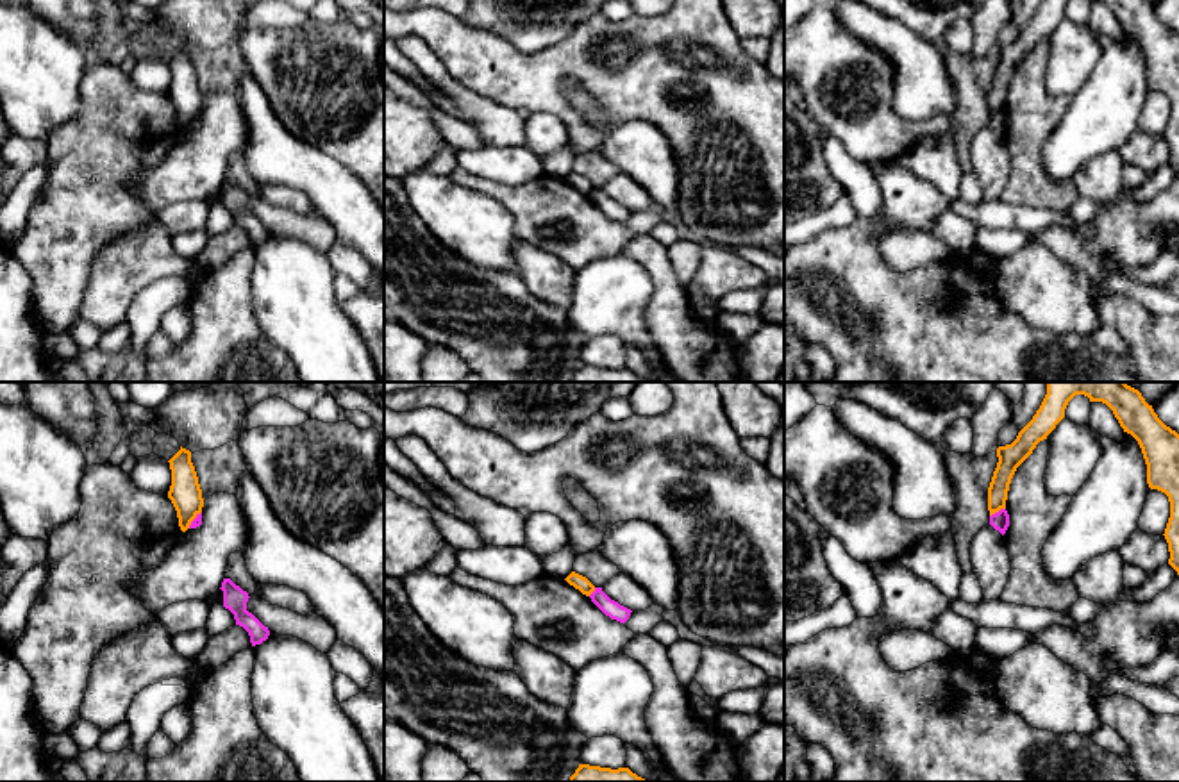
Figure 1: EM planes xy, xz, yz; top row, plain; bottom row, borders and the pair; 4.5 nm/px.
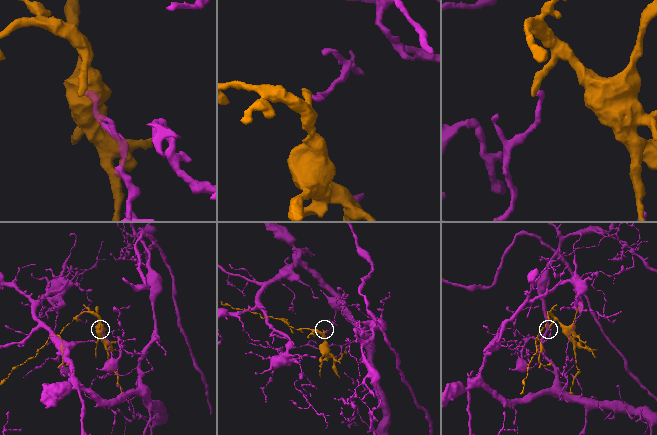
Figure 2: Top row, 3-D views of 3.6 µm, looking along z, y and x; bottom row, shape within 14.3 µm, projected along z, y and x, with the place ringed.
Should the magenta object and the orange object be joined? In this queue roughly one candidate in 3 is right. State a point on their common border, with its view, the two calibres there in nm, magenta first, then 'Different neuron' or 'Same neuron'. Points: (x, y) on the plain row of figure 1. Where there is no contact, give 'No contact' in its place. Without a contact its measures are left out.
Touches magenta at yz (999, 111). Thickness 80 nm (magenta) against 110 nm. Different neuron

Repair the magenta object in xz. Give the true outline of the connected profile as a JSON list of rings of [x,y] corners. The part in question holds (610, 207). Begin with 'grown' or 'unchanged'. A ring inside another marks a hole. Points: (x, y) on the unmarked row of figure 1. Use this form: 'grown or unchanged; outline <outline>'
unchanged; outline [[[595,187],[595,191],[590,195],[591,202],[611,220],[616,220],[620,223],[625,223],[631,216],[631,209],[620,205],[618,202],[611,200],[602,187]]]

